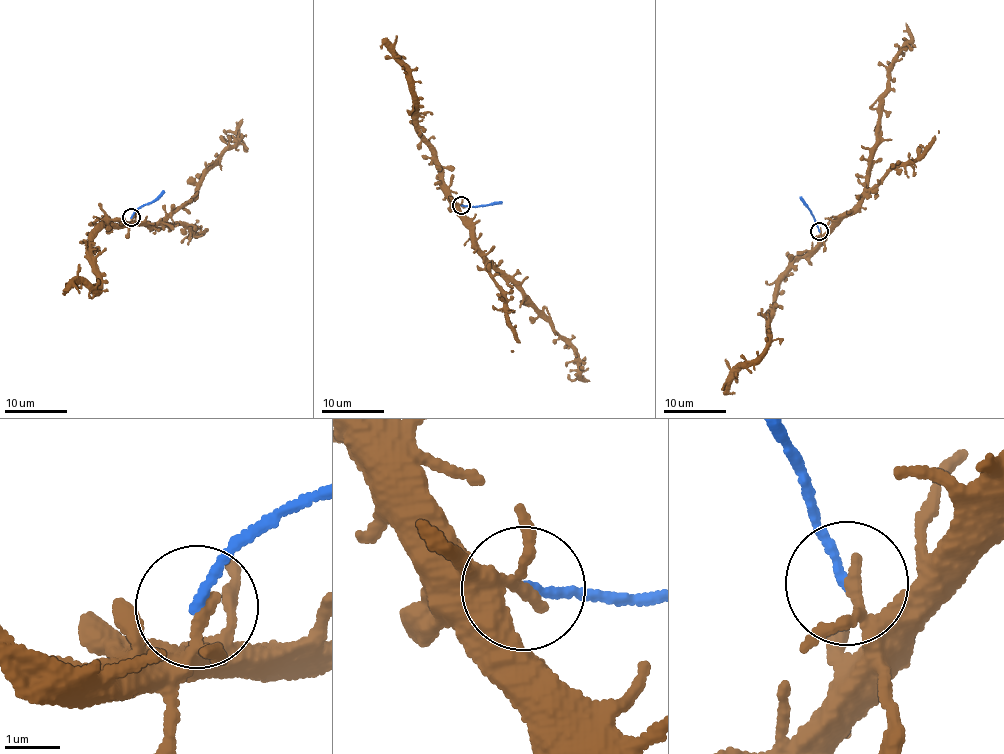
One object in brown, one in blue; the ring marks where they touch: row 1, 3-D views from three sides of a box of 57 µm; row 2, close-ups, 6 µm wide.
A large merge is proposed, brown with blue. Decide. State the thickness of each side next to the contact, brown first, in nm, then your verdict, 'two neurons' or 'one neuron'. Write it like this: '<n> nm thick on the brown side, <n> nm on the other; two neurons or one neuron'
150 nm thick on the brown side, 150 nm on the other; two neurons

